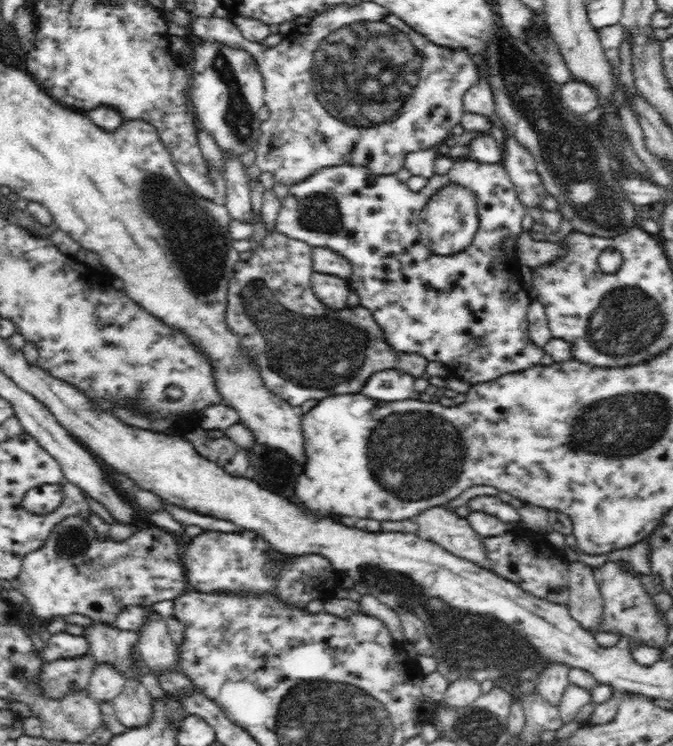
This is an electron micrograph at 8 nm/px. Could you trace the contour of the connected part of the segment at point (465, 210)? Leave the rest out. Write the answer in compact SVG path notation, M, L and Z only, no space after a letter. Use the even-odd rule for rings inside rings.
M448 184L424 206L419 214L420 240L434 254L450 256L471 245L479 229L478 199L459 184Z

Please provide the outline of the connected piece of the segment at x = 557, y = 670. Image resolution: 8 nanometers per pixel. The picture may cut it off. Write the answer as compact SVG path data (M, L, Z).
M554 662L536 679L537 692L552 706L557 707L560 704L563 692L569 684L569 670L569 666Z

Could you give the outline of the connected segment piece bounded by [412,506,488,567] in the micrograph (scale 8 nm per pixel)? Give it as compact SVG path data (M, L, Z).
M442 506L432 507L412 518L418 524L418 534L421 538L443 546L444 550L455 556L464 558L479 567L484 567L488 551L482 545L482 537L470 526L466 517L456 516L454 511L444 510Z

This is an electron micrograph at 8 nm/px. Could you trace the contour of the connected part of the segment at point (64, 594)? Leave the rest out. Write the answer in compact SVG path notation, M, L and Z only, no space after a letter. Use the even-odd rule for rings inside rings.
M68 516L58 522L41 550L28 554L17 577L27 605L42 620L80 614L96 623L114 625L128 606L146 608L183 596L190 590L181 560L181 541L158 526L138 528L124 542L98 539L89 520Z

